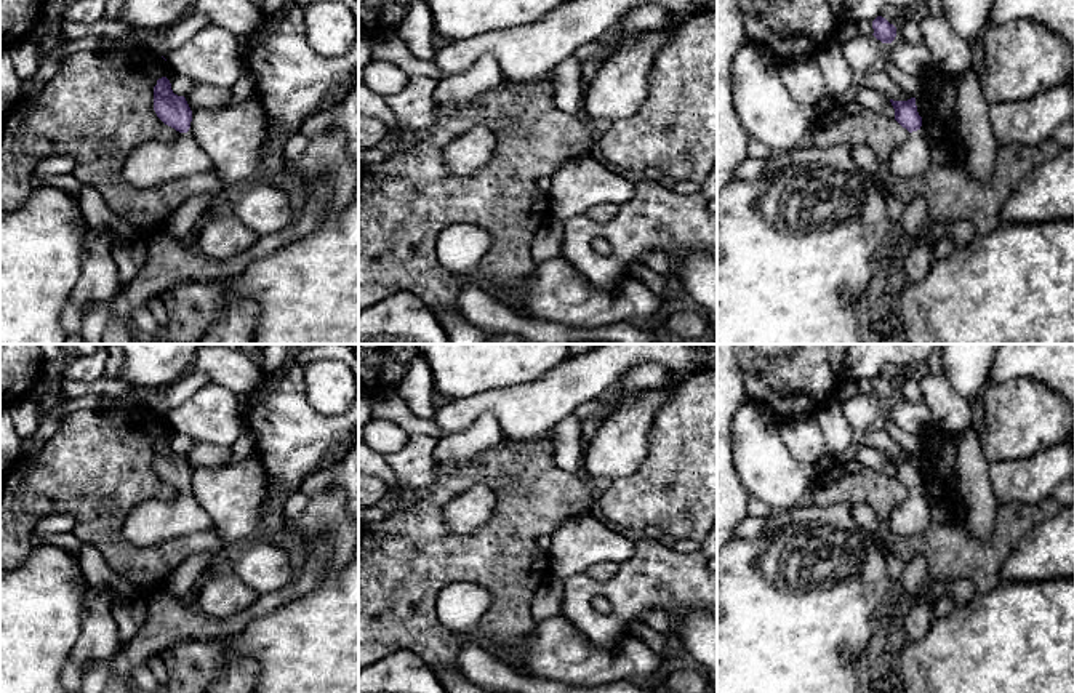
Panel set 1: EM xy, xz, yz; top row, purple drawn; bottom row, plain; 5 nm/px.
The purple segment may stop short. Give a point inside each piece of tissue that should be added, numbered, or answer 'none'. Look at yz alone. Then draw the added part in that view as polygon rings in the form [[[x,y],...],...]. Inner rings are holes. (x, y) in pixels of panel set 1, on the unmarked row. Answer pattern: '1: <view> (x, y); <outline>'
1: yz (913, 516); [[[920,488],[909,491],[908,498],[888,517],[890,528],[898,536],[920,535],[932,520],[932,504]]]

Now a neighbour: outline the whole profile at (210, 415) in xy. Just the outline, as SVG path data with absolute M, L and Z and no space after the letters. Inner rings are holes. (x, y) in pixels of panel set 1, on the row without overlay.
M208 381L165 418L171 429L195 442L232 447L240 434L237 400L232 391Z

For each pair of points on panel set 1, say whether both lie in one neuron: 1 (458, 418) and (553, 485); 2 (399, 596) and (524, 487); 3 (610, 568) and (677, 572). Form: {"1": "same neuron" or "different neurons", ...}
{"1": "different neurons", "2": "same neuron", "3": "different neurons"}

